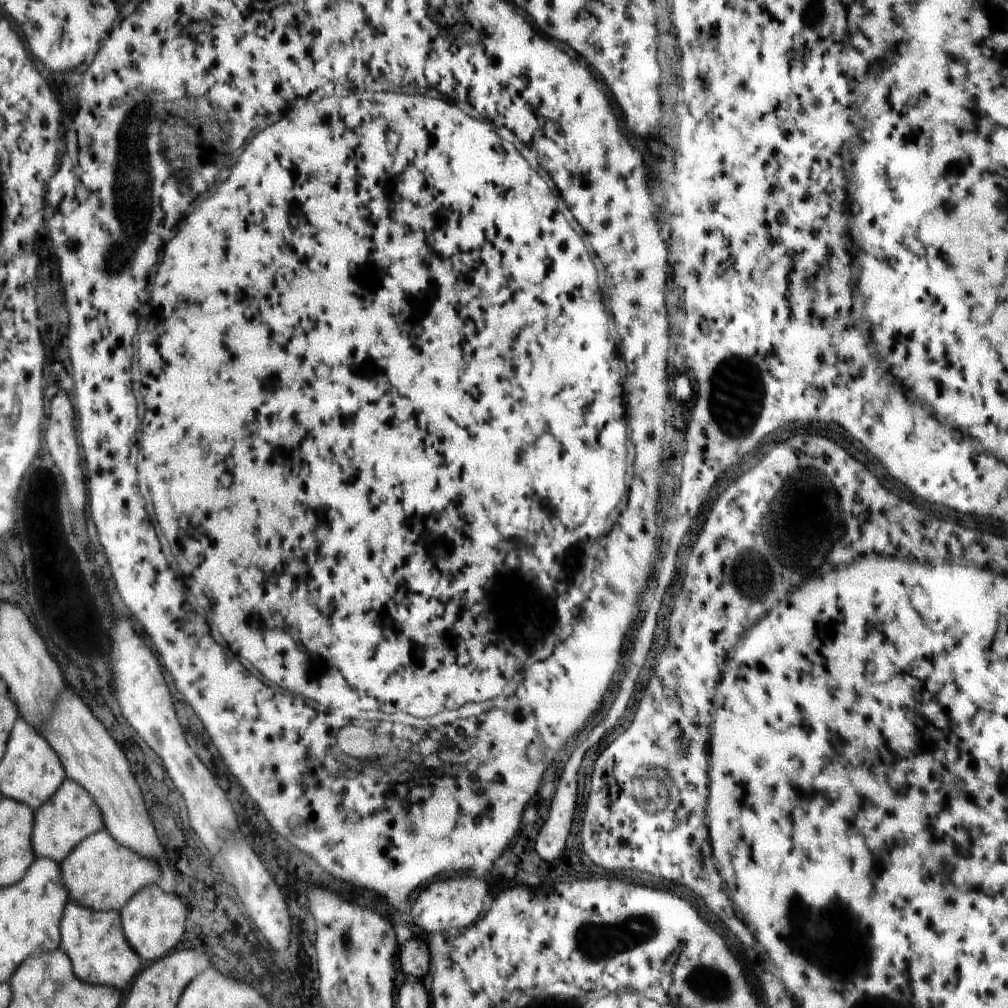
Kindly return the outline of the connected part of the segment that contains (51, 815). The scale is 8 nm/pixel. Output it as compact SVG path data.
M68 776L62 781L50 800L46 800L34 813L33 850L36 858L52 859L60 864L76 848L76 845L88 835L104 828L104 819L100 807L92 795Z

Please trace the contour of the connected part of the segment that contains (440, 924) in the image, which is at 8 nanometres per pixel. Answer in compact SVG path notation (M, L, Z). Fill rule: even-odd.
M466 876L466 878L438 880L438 882L432 882L418 896L416 904L412 906L412 918L428 934L436 934L436 932L442 932L442 930L448 930L448 928L458 928L460 930L464 926L470 926L478 918L486 894L488 894L486 882L482 882L478 878Z

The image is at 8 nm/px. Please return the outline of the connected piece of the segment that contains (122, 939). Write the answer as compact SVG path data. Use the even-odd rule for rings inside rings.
M70 901L70 906L65 906L60 927L59 948L69 955L69 960L73 963L74 974L78 974L82 982L112 986L122 992L132 982L136 972L140 970L141 955L129 945L124 927L121 925L119 911L95 911Z

